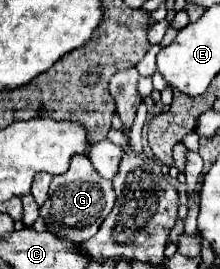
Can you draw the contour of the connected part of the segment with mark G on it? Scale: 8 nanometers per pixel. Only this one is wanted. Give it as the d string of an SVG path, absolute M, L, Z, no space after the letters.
M75 155L67 173L53 177L49 199L41 205L39 215L47 223L47 231L53 231L59 239L71 241L73 245L85 243L91 239L115 203L115 191L109 179L103 179L93 169L91 161L83 155Z

